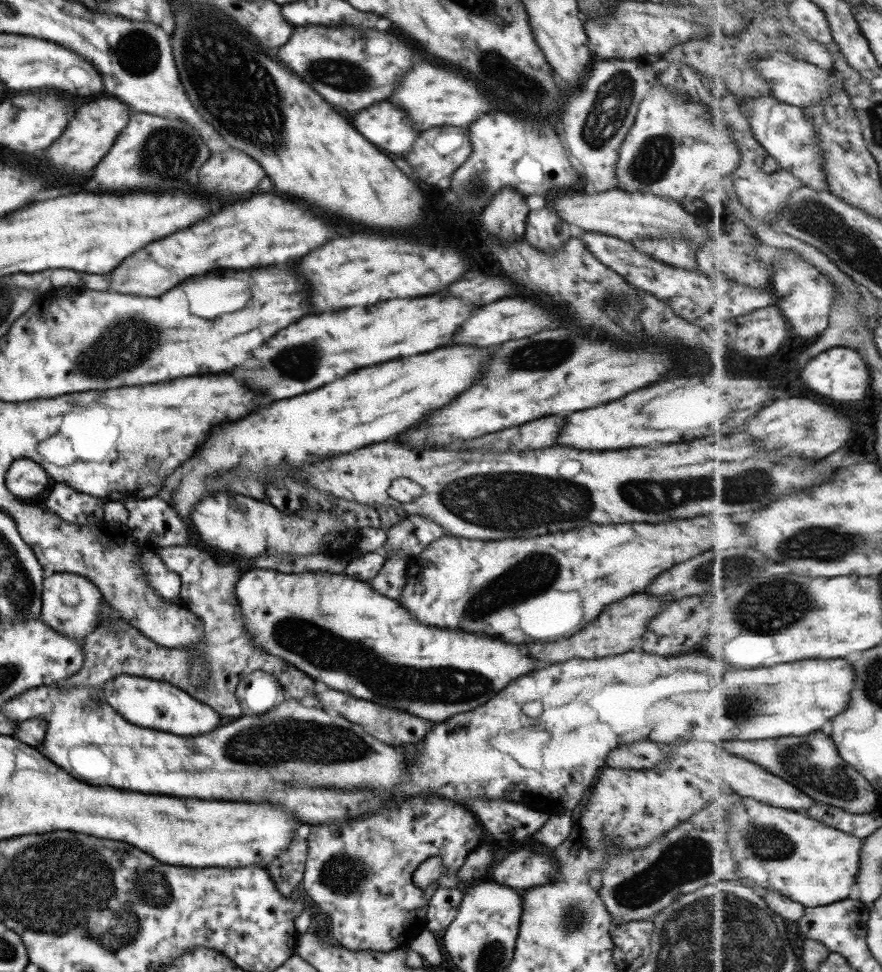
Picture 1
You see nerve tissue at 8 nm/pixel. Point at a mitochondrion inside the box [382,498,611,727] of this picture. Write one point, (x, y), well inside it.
(538, 571)

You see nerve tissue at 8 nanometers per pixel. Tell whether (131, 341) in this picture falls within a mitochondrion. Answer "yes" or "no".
yes

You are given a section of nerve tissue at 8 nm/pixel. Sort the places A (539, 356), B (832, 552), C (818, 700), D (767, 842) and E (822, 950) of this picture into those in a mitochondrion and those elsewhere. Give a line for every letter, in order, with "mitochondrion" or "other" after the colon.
A: mitochondrion
B: mitochondrion
C: other
D: mitochondrion
E: other

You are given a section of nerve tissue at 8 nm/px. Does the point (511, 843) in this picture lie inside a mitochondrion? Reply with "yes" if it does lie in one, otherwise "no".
no

